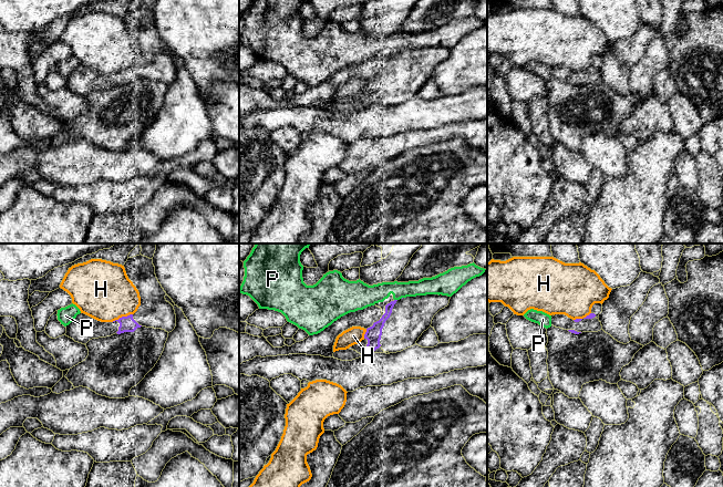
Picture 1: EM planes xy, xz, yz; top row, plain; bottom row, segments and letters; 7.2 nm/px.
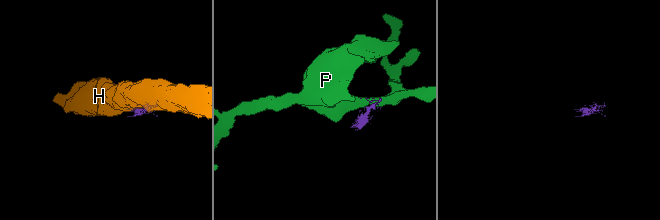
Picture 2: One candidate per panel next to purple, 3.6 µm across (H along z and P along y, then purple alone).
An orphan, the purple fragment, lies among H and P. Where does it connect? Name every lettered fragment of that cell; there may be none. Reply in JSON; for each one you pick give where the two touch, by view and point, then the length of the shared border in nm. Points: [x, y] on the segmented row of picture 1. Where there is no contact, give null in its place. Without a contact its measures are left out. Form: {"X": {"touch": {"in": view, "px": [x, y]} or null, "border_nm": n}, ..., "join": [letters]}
{"join": []}

